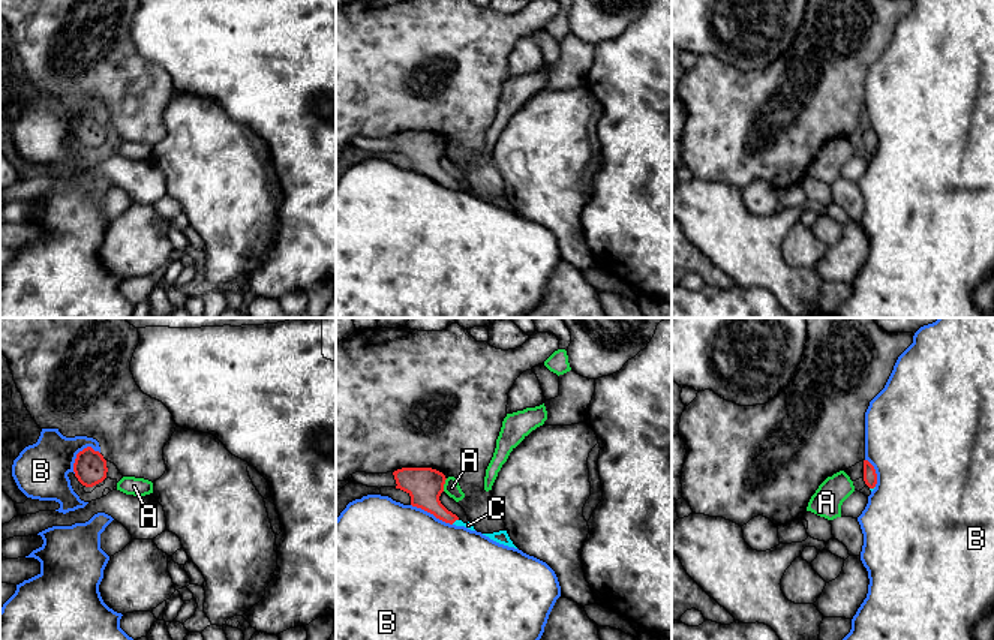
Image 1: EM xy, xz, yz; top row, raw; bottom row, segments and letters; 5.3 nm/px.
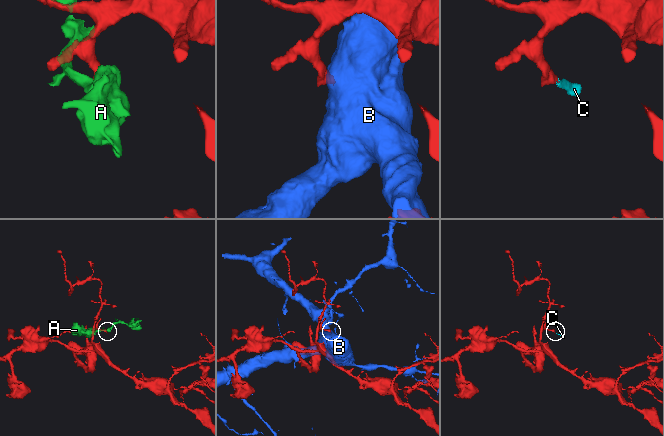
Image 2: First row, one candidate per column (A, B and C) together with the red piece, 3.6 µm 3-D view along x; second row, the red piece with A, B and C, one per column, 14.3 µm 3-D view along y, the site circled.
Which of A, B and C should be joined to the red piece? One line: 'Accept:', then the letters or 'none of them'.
Accept: C

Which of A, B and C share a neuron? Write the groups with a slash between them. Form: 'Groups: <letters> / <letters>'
Groups: A / B / C

